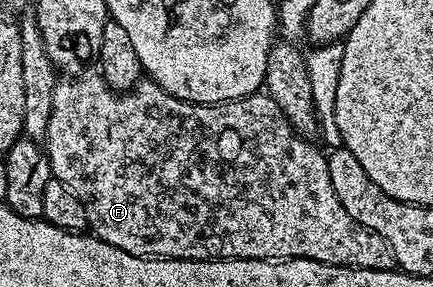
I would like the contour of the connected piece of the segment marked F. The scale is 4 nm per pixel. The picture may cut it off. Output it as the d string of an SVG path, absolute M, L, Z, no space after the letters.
M90 74L59 78L52 93L52 117L48 117L44 150L50 158L51 176L59 179L79 199L86 214L86 226L95 239L116 249L124 249L124 253L155 259L311 259L337 267L369 271L395 270L394 254L388 241L348 217L348 209L340 205L340 197L336 197L336 189L332 189L332 177L328 177L326 155L318 152L309 138L302 138L294 131L280 106L267 93L255 93L230 103L207 105L172 97L172 93L160 89L160 85L153 83L149 77L141 78L133 90L114 91L100 74Z

